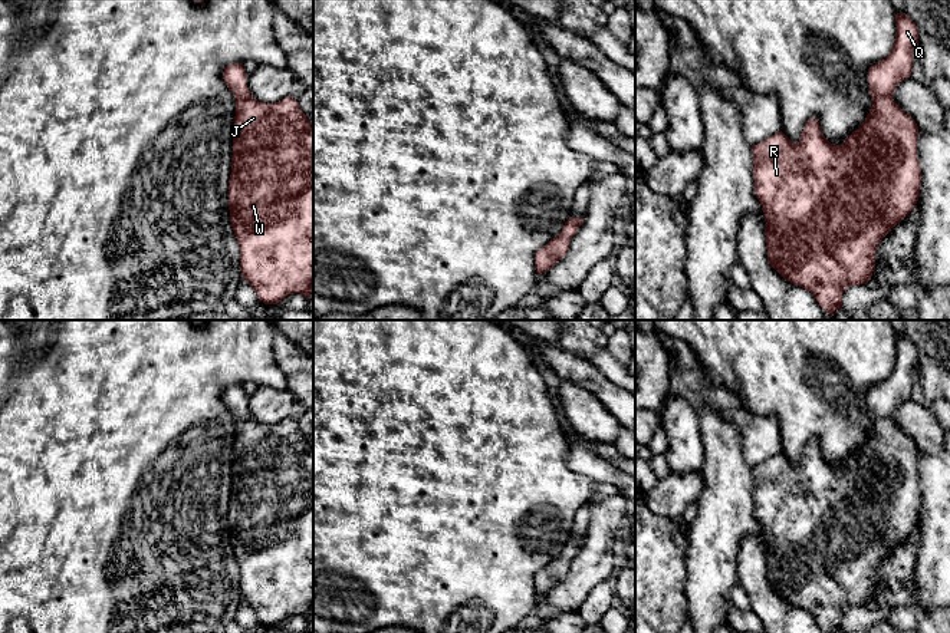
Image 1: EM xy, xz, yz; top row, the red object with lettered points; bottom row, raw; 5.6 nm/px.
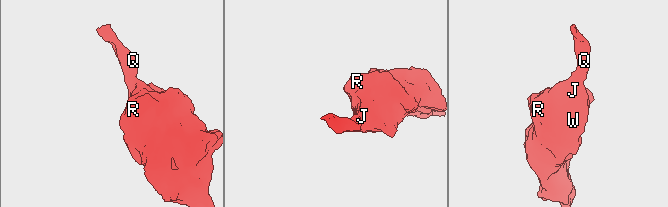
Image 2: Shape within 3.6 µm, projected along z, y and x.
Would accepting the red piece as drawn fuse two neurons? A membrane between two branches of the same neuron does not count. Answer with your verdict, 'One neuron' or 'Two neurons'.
One neuron

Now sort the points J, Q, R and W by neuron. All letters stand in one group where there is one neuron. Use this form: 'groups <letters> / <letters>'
groups J Q R W

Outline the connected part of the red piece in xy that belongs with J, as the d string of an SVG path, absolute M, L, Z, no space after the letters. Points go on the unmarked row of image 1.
M241 385L226 388L223 400L236 419L229 531L240 568L243 601L264 626L276 626L293 614L308 622L313 613L313 446L292 418L276 425L254 421L246 406L247 396Z

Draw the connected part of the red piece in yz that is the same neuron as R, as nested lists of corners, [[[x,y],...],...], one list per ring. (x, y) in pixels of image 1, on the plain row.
[[[905,334],[895,336],[895,347],[895,362],[890,376],[868,390],[872,418],[870,435],[841,466],[831,465],[822,456],[818,441],[811,439],[798,465],[780,452],[752,468],[755,515],[766,543],[767,583],[785,601],[811,613],[825,633],[842,630],[844,611],[865,606],[872,599],[880,563],[910,535],[920,518],[918,448],[893,419],[897,406],[911,398],[918,350]]]

